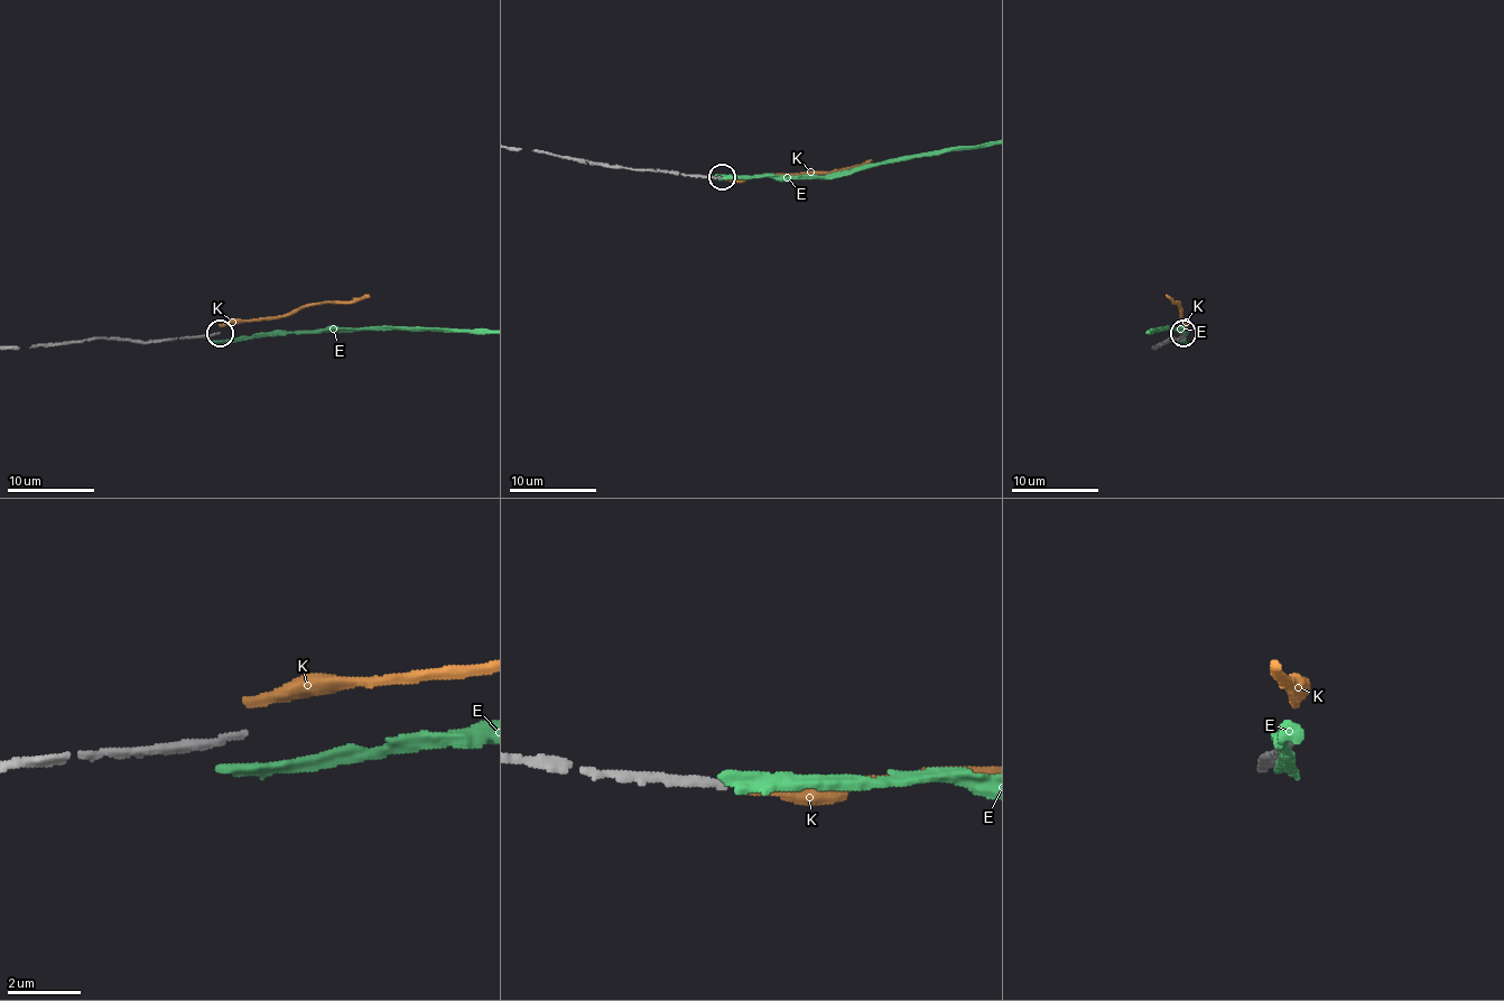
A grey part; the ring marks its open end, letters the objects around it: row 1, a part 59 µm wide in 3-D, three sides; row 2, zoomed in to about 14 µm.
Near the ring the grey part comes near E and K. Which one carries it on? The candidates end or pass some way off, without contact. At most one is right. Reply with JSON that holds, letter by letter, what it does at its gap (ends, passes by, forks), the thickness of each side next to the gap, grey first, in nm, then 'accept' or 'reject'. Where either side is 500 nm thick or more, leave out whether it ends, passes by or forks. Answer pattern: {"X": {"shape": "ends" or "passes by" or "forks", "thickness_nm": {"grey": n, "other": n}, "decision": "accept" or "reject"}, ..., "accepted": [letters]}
{"E": {"shape": "ends", "thickness_nm": {"grey": 170, "other": 480}, "decision": "reject"}, "K": {"shape": "ends", "thickness_nm": {"grey": 170, "other": 280}, "decision": "reject"}, "accepted": []}

